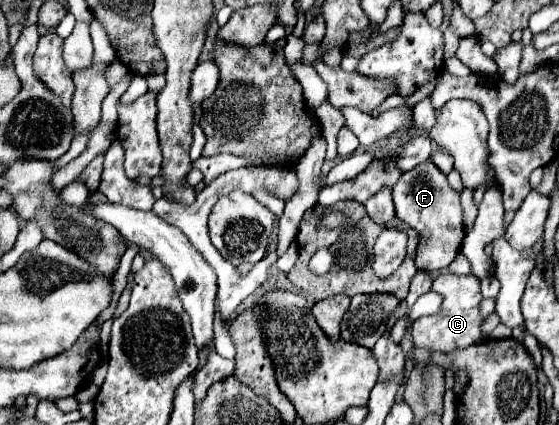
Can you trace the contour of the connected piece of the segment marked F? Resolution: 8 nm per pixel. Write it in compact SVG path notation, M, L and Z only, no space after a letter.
M431 161L417 165L415 169L403 173L393 185L393 203L397 217L417 229L422 237L415 255L417 269L435 271L447 267L459 253L465 237L461 199L459 193L449 187L447 175L441 173Z

